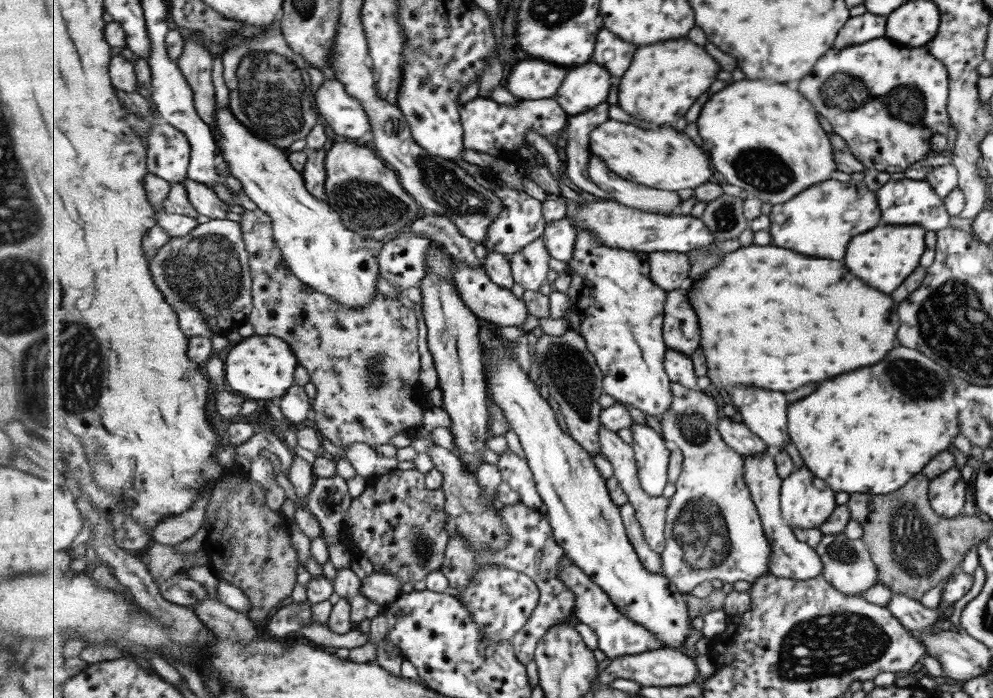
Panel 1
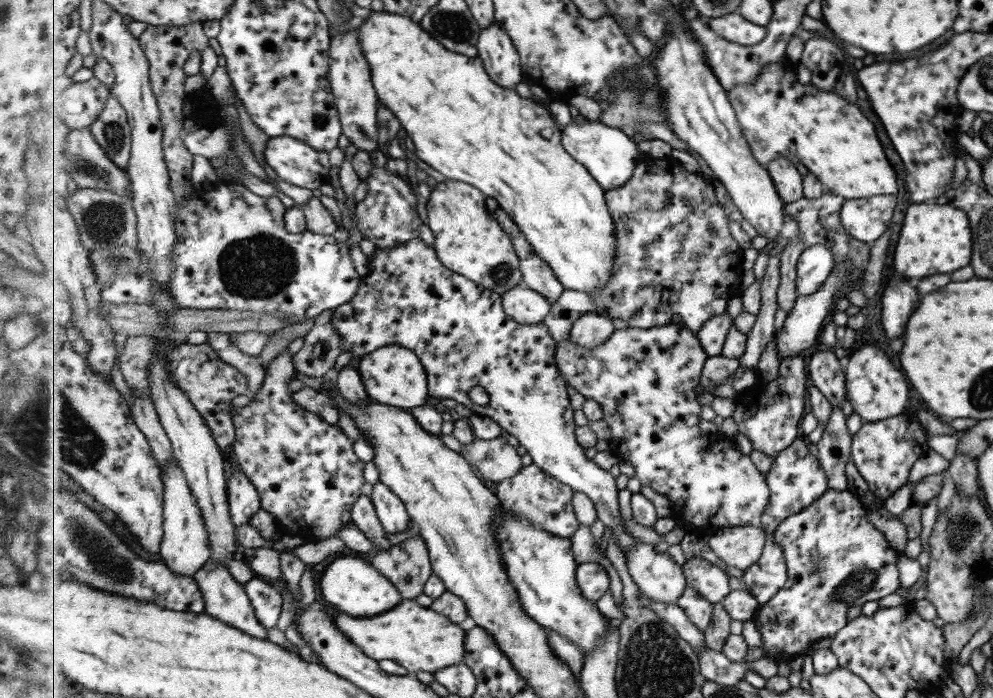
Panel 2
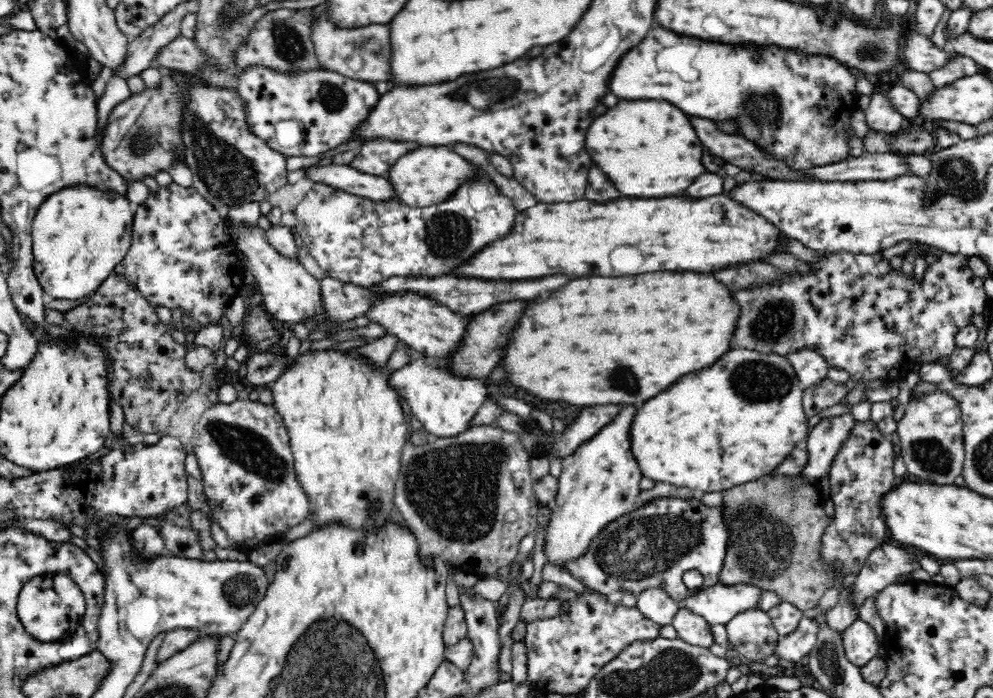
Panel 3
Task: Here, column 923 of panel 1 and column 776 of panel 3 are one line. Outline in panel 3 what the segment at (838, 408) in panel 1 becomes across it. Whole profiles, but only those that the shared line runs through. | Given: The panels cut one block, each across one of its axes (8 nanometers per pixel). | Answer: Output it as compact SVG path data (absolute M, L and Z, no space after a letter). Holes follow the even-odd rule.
M728 350L726 362L724 362L724 358L718 358L714 364L710 364L710 366L706 366L702 370L680 376L672 386L668 386L668 390L662 390L660 394L656 394L648 402L644 402L642 408L636 410L636 414L630 421L629 450L634 460L636 460L636 466L642 472L642 476L652 478L654 482L668 482L668 484L684 486L684 488L700 488L704 492L727 491L733 486L769 475L788 456L790 450L803 444L805 436L808 434L806 428L808 418L802 412L803 392L804 390L802 390L800 382L797 380L796 373L794 373L794 369L792 369L792 365L790 365L786 357L764 356L764 354L758 354L758 352L752 352L752 350Z

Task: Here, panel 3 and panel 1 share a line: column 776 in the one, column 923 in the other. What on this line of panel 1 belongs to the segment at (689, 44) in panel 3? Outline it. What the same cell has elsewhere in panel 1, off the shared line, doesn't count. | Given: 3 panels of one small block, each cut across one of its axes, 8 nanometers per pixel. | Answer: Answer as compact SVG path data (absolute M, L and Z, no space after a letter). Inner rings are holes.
M883 36L851 45L845 48L827 50L819 62L815 62L815 70L811 70L797 84L803 90L803 96L811 100L815 110L821 114L821 100L827 102L827 108L837 108L837 114L825 114L833 133L842 138L848 151L864 168L893 174L903 172L910 164L923 160L931 152L929 140L935 134L946 135L949 120L946 111L948 97L948 74L942 62L935 60L924 46L905 48L893 44Z

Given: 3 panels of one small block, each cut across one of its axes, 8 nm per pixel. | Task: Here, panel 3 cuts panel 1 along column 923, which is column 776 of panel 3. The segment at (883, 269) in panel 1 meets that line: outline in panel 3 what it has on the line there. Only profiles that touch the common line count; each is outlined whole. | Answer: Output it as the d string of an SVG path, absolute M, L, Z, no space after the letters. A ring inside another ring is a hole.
M723 193L706 198L660 197L644 200L616 200L610 204L594 204L588 200L548 204L538 202L524 212L517 211L508 236L498 238L492 244L480 248L474 256L453 268L456 278L478 280L530 280L550 274L574 274L574 276L620 276L628 272L616 270L618 262L612 262L612 252L618 246L636 246L642 260L630 274L656 272L656 270L696 270L706 272L710 268L744 261L762 261L772 251L783 251L777 238L779 230L750 207Z

